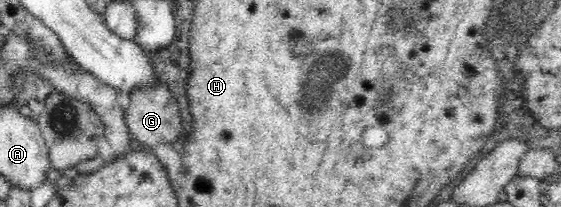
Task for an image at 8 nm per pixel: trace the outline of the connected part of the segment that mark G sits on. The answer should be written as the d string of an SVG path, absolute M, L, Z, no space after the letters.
M149 83L135 87L124 99L125 123L130 135L146 149L152 149L159 143L173 143L179 137L181 113L177 100L164 83Z

